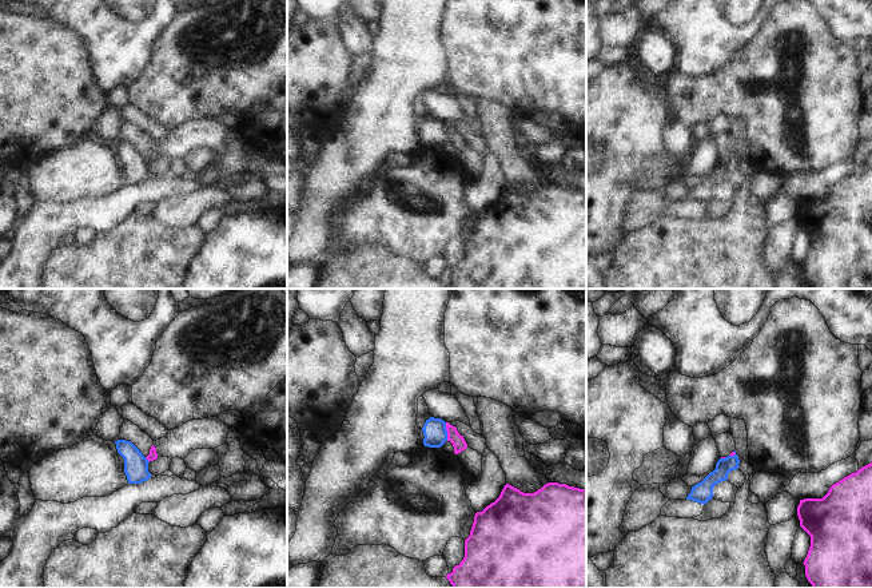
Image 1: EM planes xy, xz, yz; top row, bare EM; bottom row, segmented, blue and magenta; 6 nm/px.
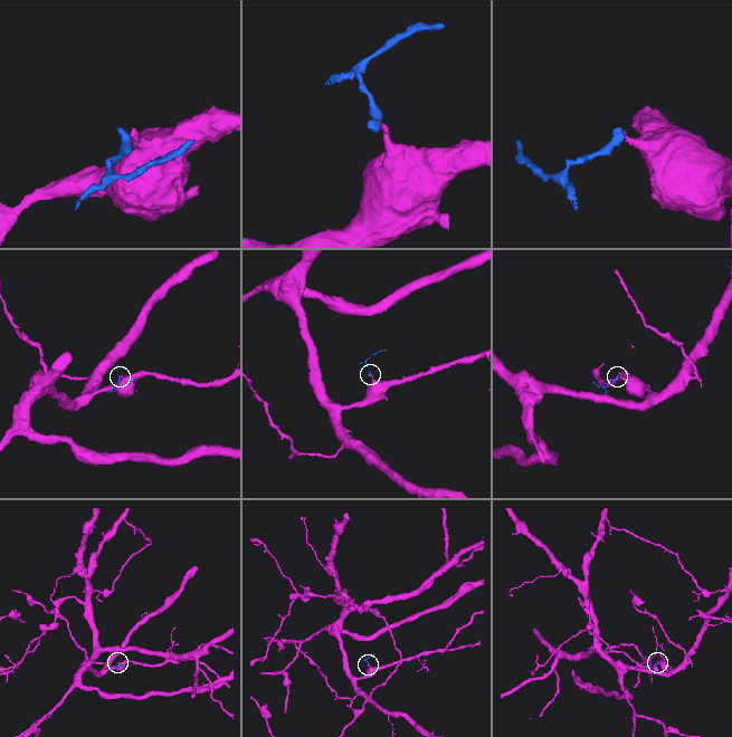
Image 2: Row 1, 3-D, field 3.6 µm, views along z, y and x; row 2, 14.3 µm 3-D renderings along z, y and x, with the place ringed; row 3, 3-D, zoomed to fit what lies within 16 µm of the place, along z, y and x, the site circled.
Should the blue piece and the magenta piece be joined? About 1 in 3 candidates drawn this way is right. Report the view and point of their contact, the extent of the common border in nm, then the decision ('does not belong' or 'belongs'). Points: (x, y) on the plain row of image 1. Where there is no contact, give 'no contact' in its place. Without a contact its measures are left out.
xz (446, 132) | 110 nm | does not belong

